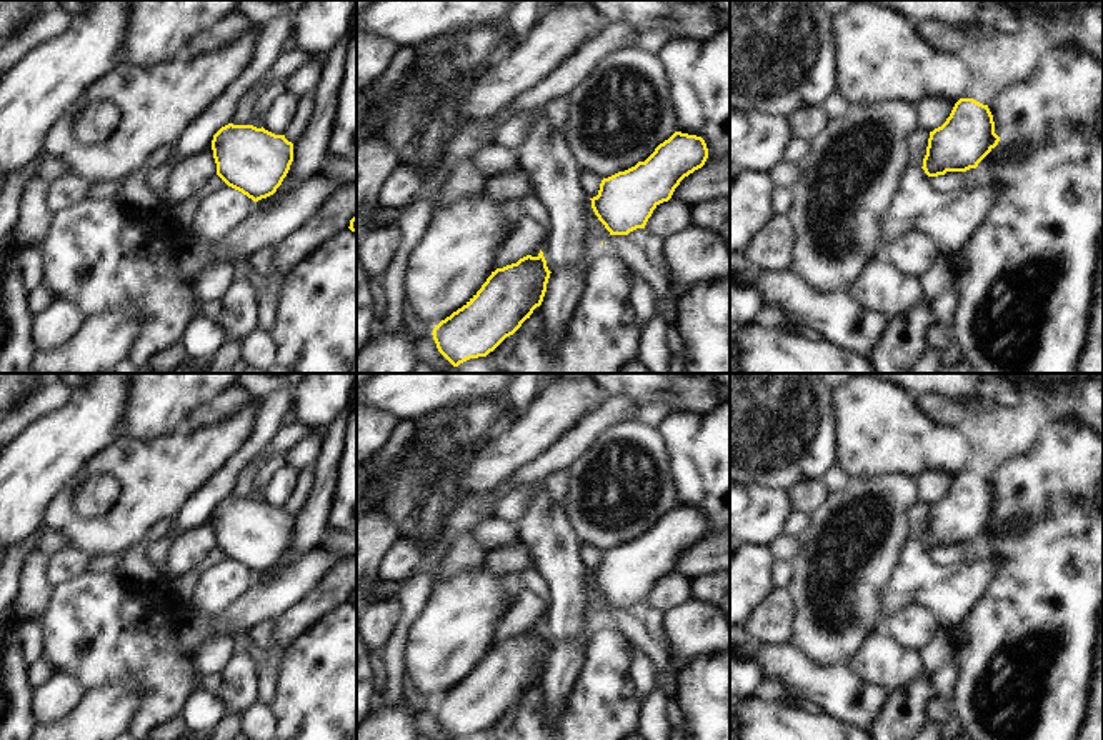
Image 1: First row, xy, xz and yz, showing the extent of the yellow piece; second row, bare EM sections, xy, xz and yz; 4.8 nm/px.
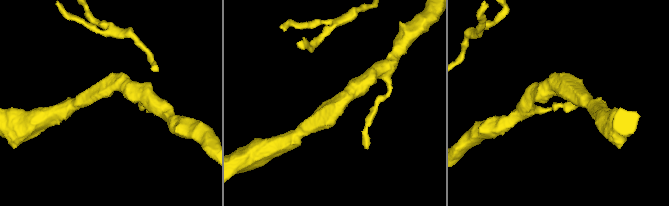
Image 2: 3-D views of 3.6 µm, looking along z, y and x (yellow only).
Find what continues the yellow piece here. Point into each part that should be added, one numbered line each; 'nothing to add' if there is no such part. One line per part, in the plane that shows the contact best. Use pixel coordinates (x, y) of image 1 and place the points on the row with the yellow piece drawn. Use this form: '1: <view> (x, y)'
nothing to add

